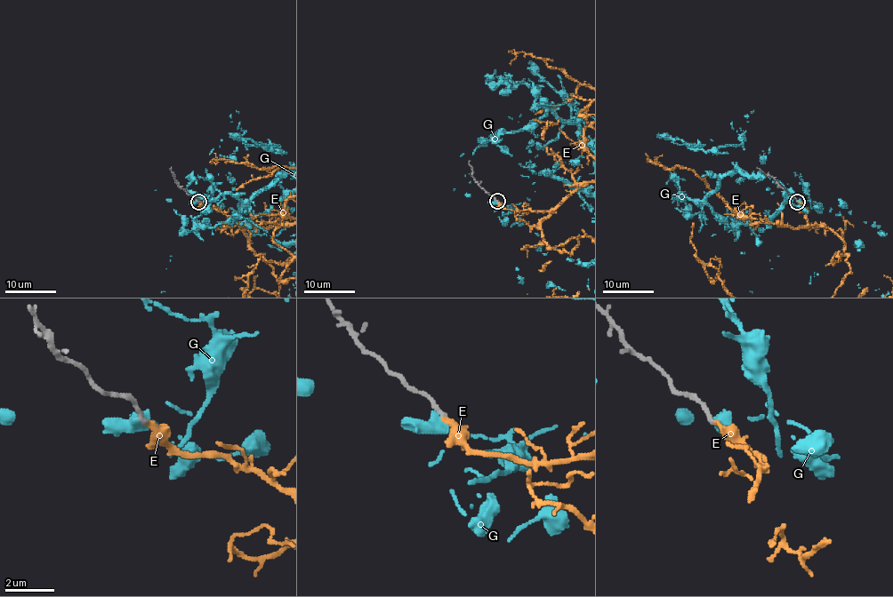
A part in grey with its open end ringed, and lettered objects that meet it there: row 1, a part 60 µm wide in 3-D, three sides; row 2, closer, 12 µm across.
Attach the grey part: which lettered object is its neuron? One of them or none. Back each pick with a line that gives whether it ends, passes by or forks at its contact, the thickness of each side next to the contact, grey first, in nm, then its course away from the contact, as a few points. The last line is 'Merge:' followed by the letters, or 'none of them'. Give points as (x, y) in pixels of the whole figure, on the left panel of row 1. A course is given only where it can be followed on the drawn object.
Merge: none of them

